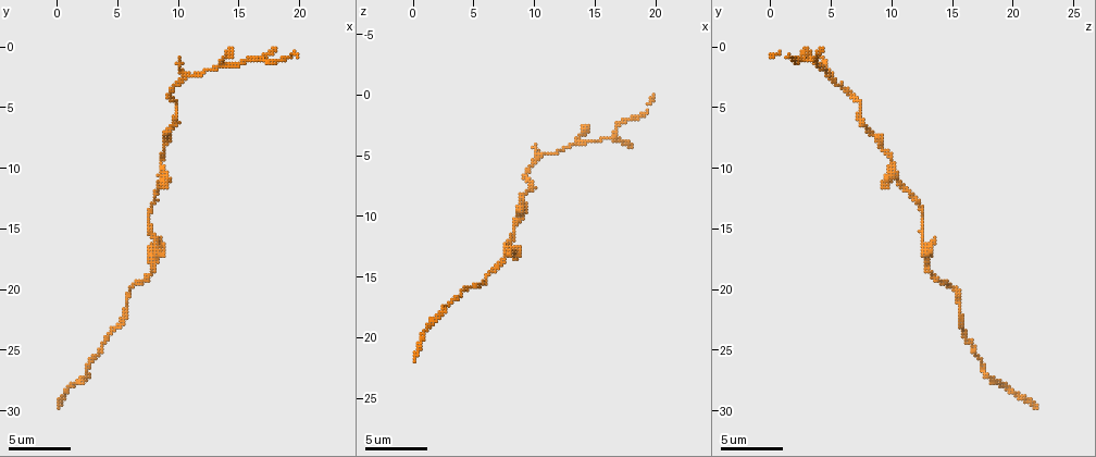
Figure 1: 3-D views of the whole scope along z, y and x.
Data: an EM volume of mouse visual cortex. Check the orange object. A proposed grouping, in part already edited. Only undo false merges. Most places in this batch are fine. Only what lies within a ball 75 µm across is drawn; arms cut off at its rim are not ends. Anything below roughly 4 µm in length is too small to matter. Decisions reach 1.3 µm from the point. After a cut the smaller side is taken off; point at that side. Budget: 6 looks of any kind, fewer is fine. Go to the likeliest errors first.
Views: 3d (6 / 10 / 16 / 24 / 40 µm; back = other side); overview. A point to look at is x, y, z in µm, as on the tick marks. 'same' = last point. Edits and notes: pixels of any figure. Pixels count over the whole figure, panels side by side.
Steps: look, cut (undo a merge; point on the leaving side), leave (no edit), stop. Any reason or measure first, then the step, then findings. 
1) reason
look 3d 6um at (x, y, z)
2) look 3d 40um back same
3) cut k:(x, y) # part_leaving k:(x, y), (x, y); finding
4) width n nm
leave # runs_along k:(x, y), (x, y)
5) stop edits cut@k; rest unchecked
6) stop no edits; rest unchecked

thin arm on a thick one
look 3d 16um at (11.0, 2.4, 4.8)

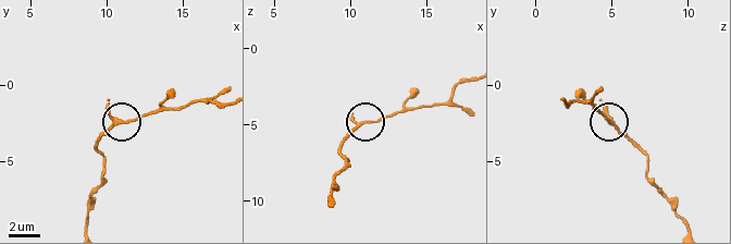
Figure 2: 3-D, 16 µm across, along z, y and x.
look 3d 16um back at (11.2, 2.4, 4.8)

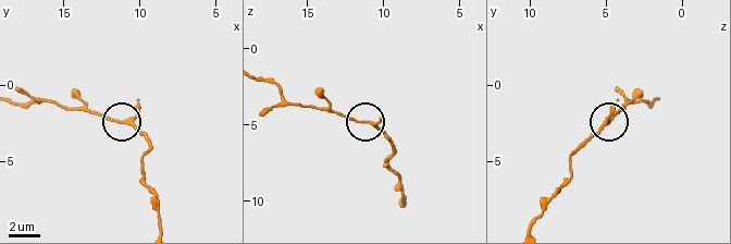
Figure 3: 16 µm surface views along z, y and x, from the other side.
arms 3
leave # runs_along 3:(405, 206), (385, 165), (389, 142), (370, 124), (321, 111); one neuron here

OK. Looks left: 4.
sudden change in width
look 3d 16um at (8.0, 18.0, 13.0)

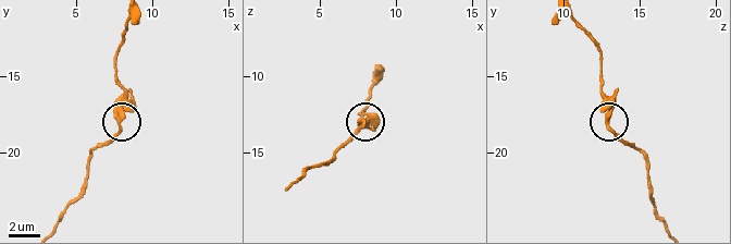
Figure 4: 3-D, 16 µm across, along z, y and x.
width 290 nm
leave # one neuron here

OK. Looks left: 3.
narrows sharply
look 3d 10um at (8.8, 9.2, 10.0)

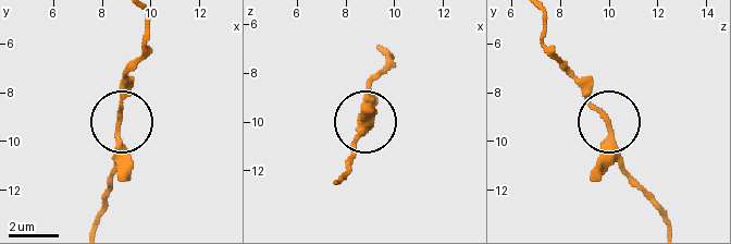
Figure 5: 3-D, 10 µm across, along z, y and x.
zoom in
look 3d 6um at (8.6, 9.3, 10.0)

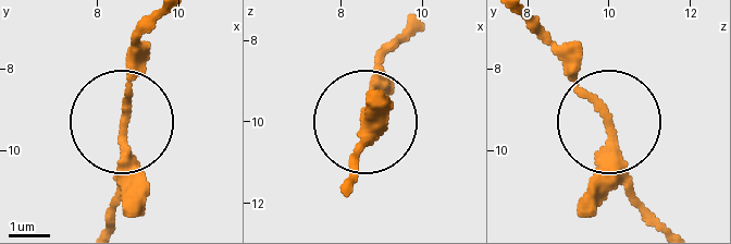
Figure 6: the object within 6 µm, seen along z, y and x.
width 220 nm
leave # runs_along 6:(660, 217), (632, 185), (611, 123), (539, 33); one neuron here

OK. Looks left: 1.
stop no edits; rest unchecked

